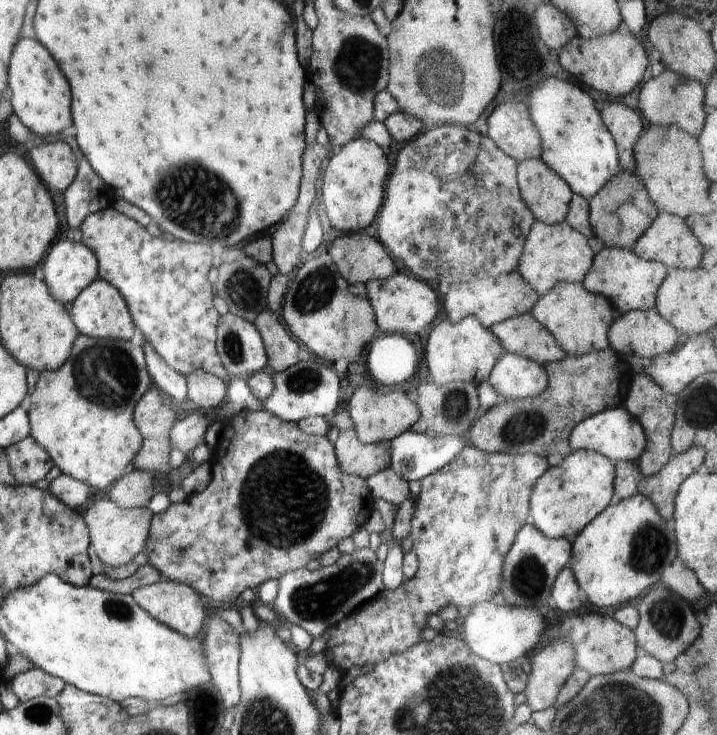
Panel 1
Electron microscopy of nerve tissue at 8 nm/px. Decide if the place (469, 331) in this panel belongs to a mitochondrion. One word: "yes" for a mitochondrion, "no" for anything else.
no

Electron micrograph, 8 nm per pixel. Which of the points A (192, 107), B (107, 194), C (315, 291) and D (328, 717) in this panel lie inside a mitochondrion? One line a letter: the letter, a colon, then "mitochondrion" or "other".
A: other
B: other
C: mitochondrion
D: other

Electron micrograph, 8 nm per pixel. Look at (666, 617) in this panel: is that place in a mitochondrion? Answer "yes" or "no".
yes

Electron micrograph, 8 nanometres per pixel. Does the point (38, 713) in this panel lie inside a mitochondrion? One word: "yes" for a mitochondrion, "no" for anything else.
yes

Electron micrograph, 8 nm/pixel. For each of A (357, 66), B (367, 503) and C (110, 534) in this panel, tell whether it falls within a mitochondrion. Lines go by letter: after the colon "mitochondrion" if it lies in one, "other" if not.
A: mitochondrion
B: other
C: other

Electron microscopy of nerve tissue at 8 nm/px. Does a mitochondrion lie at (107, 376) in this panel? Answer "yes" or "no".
yes

